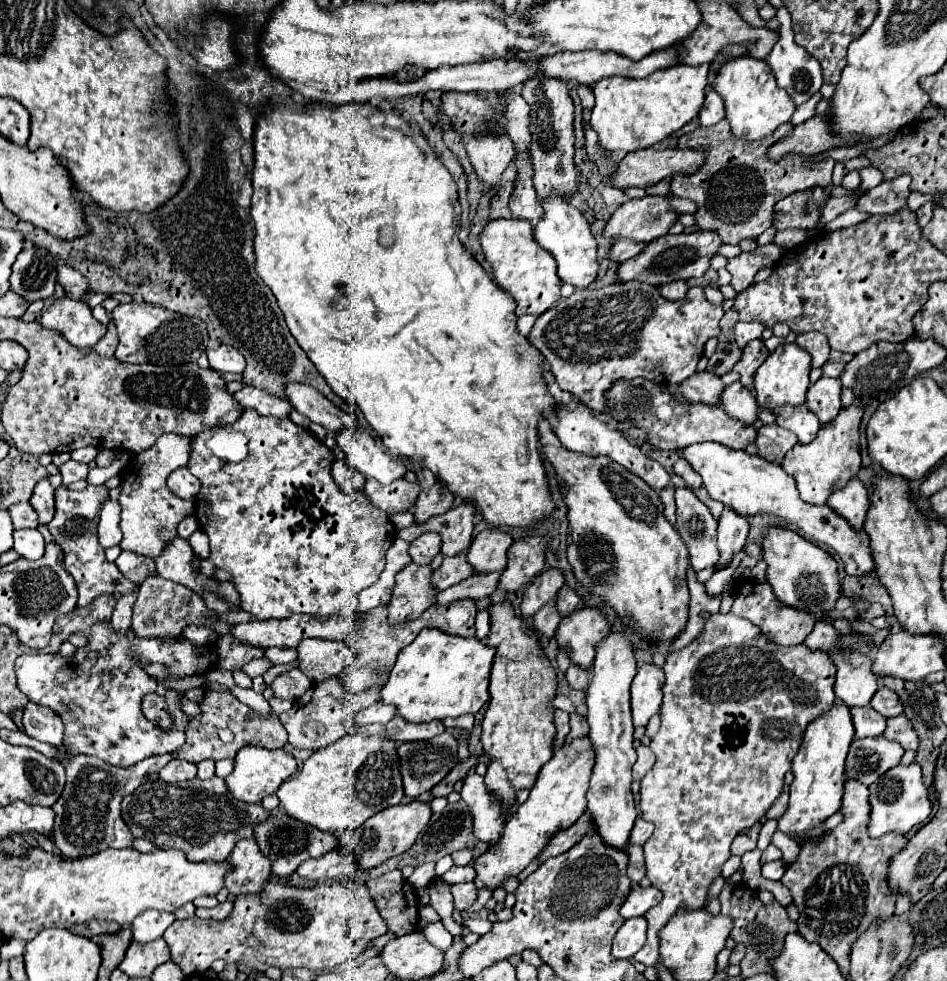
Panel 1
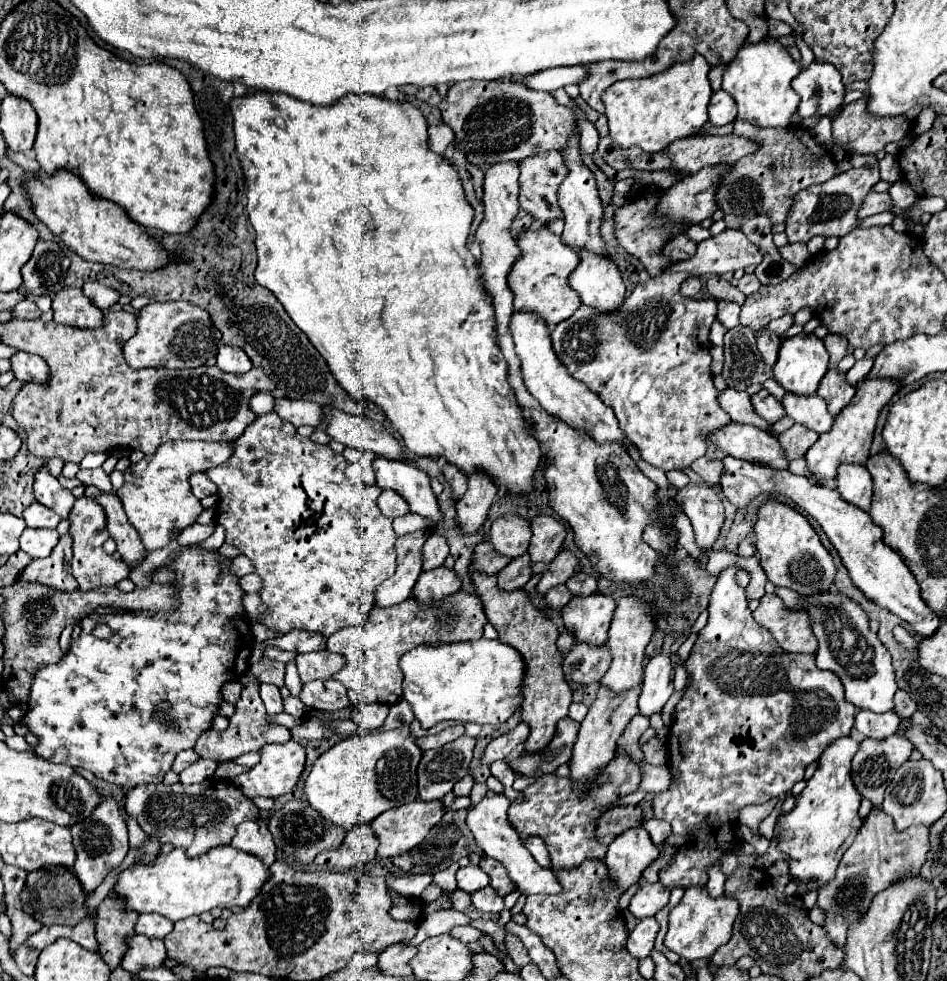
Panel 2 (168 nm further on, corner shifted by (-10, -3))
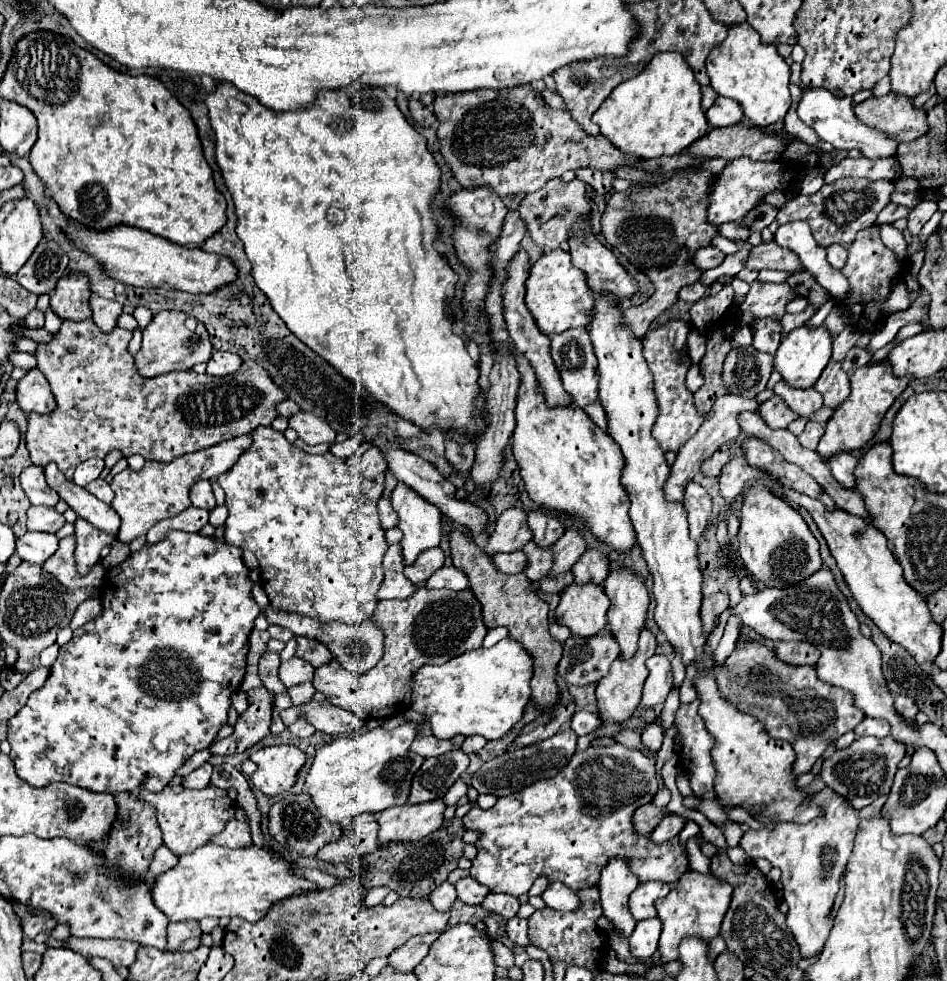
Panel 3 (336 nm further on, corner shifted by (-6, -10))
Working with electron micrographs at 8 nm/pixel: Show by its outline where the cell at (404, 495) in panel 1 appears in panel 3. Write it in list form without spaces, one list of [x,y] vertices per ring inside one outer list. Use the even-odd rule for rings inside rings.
[[[381,498],[379,500],[379,504],[377,504],[377,508],[379,508],[379,518],[381,518],[381,526],[387,530],[387,528],[393,528],[393,526],[397,526],[397,516],[395,516],[395,510],[391,508],[391,504],[389,504],[389,500],[385,500],[385,498]]]

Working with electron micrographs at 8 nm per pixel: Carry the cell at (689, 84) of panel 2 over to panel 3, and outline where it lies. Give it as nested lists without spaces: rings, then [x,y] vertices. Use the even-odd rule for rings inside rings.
[[[665,52],[653,56],[651,64],[641,74],[619,84],[597,108],[593,120],[599,124],[601,134],[625,154],[639,158],[679,154],[709,130],[699,88],[681,52]]]

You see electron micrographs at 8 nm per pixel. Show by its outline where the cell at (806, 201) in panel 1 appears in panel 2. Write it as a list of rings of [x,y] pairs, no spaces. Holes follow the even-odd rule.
[[[867,165],[867,167],[851,167],[835,177],[831,181],[811,185],[803,191],[799,191],[793,199],[789,217],[785,221],[785,229],[815,229],[815,233],[823,237],[843,237],[851,233],[855,227],[859,227],[857,213],[867,197],[867,193],[873,189],[873,185],[879,181],[879,165]]]

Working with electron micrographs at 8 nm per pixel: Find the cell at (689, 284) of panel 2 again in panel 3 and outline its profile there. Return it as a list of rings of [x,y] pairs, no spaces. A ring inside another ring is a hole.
[[[695,282],[695,284],[689,284],[687,288],[681,288],[679,298],[681,298],[683,302],[687,302],[687,304],[695,304],[695,302],[699,302],[699,300],[705,298],[705,292],[707,292],[707,286]]]

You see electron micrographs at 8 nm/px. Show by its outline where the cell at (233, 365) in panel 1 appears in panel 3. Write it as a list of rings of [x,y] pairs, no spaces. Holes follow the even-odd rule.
[[[213,352],[211,360],[207,362],[207,374],[211,376],[229,376],[241,368],[243,360],[233,352]]]

